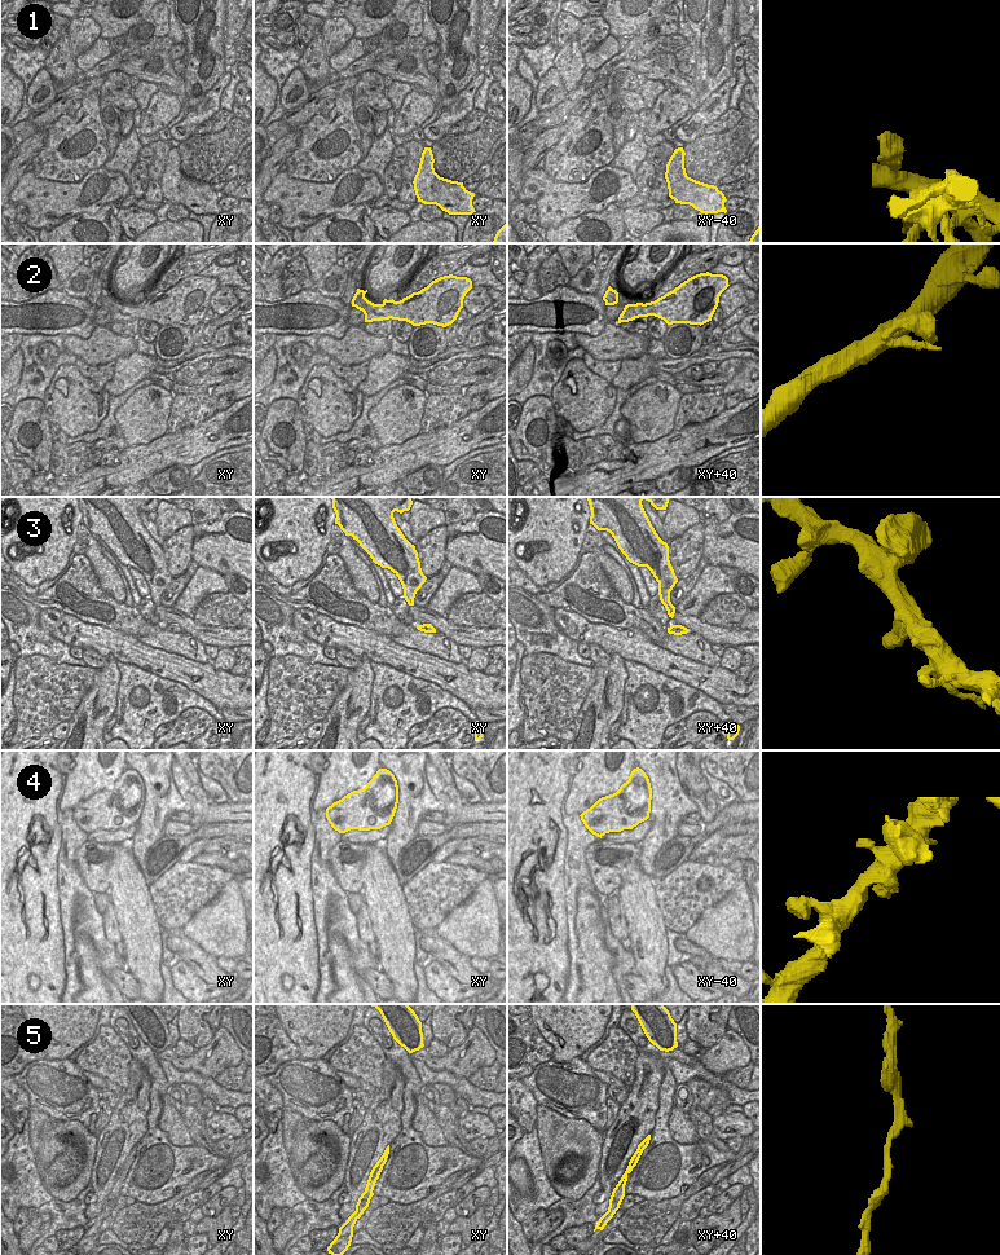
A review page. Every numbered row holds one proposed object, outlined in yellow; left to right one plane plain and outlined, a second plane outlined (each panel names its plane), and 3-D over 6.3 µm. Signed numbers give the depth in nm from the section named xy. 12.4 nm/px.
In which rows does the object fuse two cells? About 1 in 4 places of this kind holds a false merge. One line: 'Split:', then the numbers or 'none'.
Split: 1

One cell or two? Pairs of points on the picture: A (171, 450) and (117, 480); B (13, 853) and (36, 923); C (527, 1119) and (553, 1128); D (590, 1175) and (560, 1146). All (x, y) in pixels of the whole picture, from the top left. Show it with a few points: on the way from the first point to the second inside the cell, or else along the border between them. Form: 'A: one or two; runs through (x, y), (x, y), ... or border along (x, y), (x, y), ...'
A: one; runs through (158, 456), (136, 463), (130, 469)
B: one; runs through (29, 859), (32, 866), (31, 902)
C: two; border along (537, 1105), (534, 1124)
D: one; runs through (590, 1163), (590, 1157), (580, 1146), (572, 1146)

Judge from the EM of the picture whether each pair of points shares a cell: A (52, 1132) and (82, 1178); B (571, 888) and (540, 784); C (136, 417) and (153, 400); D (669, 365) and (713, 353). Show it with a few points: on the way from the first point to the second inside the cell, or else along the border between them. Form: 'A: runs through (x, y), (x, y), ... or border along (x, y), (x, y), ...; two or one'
A: runs through (70, 1128), (76, 1128), (88, 1140), (88, 1159); one
B: border along (567, 835), (564, 895); two
C: runs through (140, 413), (149, 404); one
D: runs through (679, 365), (703, 355); one

